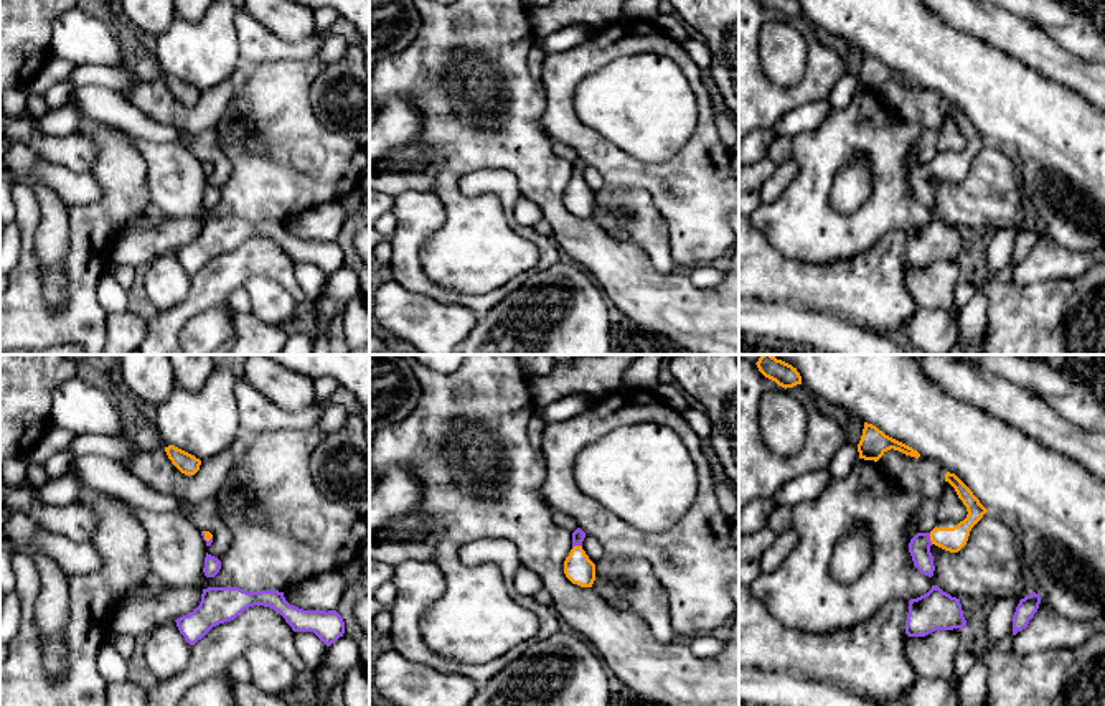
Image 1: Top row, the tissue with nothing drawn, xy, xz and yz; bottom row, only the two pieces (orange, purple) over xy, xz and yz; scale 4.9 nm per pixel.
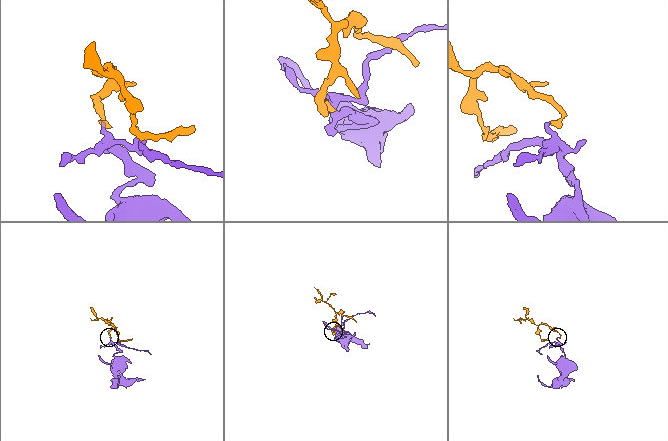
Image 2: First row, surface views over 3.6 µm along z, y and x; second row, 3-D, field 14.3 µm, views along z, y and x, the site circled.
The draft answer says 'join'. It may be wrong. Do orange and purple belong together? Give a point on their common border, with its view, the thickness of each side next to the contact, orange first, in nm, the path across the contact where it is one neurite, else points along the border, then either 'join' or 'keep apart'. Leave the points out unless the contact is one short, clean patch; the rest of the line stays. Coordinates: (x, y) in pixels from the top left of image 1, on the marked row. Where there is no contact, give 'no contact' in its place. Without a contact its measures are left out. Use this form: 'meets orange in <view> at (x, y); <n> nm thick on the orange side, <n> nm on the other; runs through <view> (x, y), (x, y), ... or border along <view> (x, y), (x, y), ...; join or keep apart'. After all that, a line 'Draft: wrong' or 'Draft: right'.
meets orange in yz at (931, 538); 120 nm thick on the orange side, 110 nm on the other; runs through yz (952, 540), (931, 538), (919, 546); join
Draft: right

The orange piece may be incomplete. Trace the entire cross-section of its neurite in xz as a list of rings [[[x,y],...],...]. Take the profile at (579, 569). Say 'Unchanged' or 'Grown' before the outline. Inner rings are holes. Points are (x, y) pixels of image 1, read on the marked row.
Grown. [[[581,528],[572,533],[572,549],[564,561],[564,574],[572,584],[592,587],[595,581],[595,564],[582,549],[584,538],[585,533]]]

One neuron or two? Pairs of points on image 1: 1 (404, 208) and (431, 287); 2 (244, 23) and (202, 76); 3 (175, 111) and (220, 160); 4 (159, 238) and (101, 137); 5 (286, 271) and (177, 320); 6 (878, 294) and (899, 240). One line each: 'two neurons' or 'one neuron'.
1: one neuron
2: two neurons
3: two neurons
4: two neurons
5: one neuron
6: one neuron

